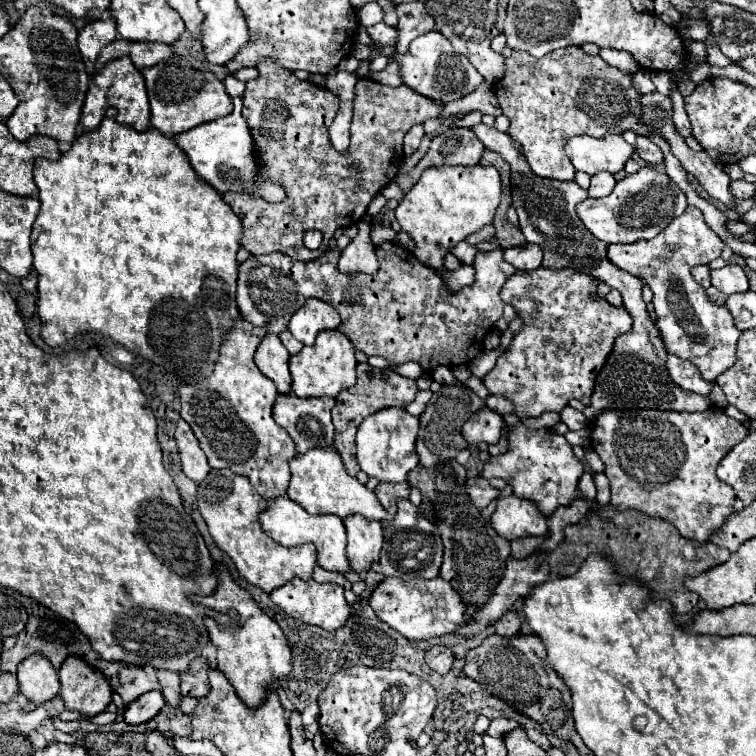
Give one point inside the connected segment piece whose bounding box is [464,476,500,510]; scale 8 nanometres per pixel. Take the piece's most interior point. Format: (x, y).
(479, 491)

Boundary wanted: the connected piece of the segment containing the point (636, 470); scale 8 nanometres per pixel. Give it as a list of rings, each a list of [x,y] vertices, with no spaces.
[[[712,406],[704,412],[672,412],[672,410],[602,410],[592,426],[590,440],[596,454],[602,458],[606,470],[604,474],[610,480],[610,504],[616,510],[632,508],[644,512],[646,516],[668,520],[676,526],[680,536],[706,542],[712,530],[718,530],[720,524],[734,512],[732,502],[736,500],[728,484],[716,480],[716,466],[728,454],[734,444],[744,440],[748,428],[742,422],[730,418],[724,410]]]

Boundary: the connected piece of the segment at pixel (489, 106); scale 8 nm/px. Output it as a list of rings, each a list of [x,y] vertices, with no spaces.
[[[478,90],[474,94],[464,96],[464,100],[456,100],[456,104],[446,104],[444,110],[438,114],[438,118],[444,120],[456,112],[472,112],[472,110],[478,110],[482,114],[492,114],[492,116],[502,114],[494,90]]]

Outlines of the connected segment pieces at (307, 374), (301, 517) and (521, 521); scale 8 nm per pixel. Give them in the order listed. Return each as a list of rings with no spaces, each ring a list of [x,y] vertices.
[[[324,330],[316,338],[314,346],[304,346],[300,354],[290,356],[292,394],[300,398],[308,396],[332,396],[336,398],[342,390],[356,384],[356,358],[352,342],[340,330]]]
[[[280,496],[276,500],[266,500],[266,502],[268,502],[268,510],[264,510],[260,514],[260,522],[262,522],[264,532],[272,540],[276,540],[282,546],[296,546],[296,544],[312,542],[316,546],[316,562],[320,568],[338,572],[338,574],[350,572],[350,564],[348,564],[346,552],[344,552],[346,530],[338,516],[312,516],[312,514],[304,512],[304,508],[300,508],[296,502],[288,500],[288,496]]]
[[[506,496],[498,500],[496,512],[492,514],[492,528],[506,540],[544,536],[548,532],[546,516],[542,516],[534,502],[518,496]]]

